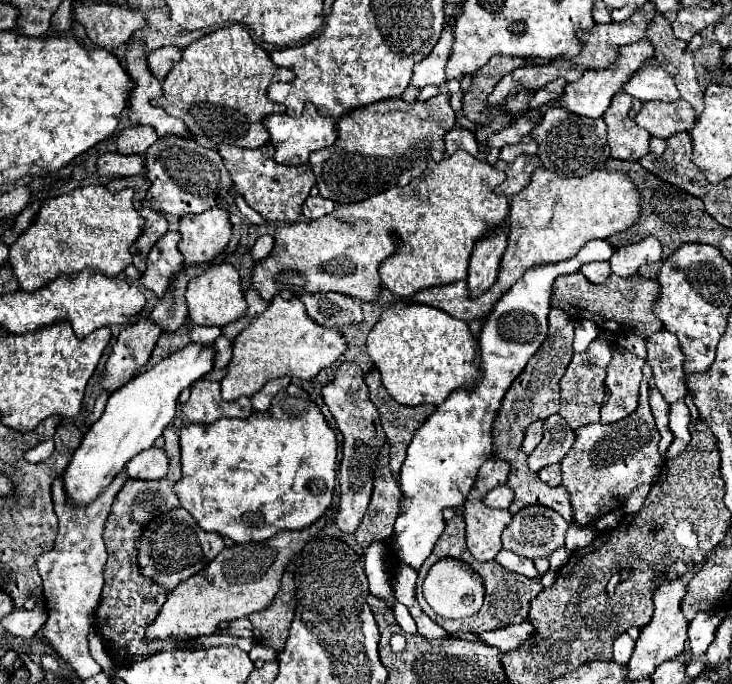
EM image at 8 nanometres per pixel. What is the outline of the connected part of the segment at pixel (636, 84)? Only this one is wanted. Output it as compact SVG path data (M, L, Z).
M645 66L645 68L637 70L631 76L631 80L623 86L623 90L641 102L679 100L679 92L675 88L675 78L671 78L671 74L667 74L665 70L653 68L653 66Z

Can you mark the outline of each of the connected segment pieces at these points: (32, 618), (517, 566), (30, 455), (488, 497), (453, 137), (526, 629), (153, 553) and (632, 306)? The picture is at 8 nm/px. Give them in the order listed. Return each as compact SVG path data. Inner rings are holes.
M35 606L33 610L13 610L7 618L1 620L1 626L11 636L33 638L35 632L45 624L45 620L47 620L47 610L43 606Z
M501 550L501 552L495 556L495 560L497 560L501 566L505 566L507 570L517 572L517 574L523 574L523 576L527 576L527 578L539 576L537 570L535 570L533 560L523 558L523 556L517 556L517 554L509 552L509 550Z
M47 440L43 441L35 448L29 450L24 458L26 460L33 460L33 462L40 462L46 460L54 451L54 441Z
M507 486L493 488L483 496L483 504L489 508L509 508L511 500L513 500L513 490L509 490Z
M453 128L451 132L445 134L445 154L451 156L457 150L467 150L469 154L477 156L479 154L479 146L475 142L475 134L467 128Z
M525 620L521 624L511 624L511 626L505 626L505 628L499 628L499 630L489 630L489 632L477 632L475 636L479 640L483 640L485 644L489 646L495 646L499 648L501 652L507 652L507 650L515 650L523 640L527 640L527 636L533 634L533 626Z
M173 508L161 516L155 516L143 528L143 534L137 540L137 560L143 576L151 578L167 592L171 592L179 582L203 570L207 562L211 562L223 548L225 548L223 538L217 532L201 530L187 510Z
M575 272L555 280L551 306L567 312L575 320L579 318L593 320L601 330L607 330L613 334L639 334L643 338L649 338L659 328L663 328L663 324L653 316L653 310L651 310L657 298L657 292L659 292L657 282L641 278L639 274L631 278L621 278L611 274L603 284L593 284L581 272Z

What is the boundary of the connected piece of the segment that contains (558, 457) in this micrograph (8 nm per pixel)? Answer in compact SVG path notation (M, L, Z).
M549 416L543 422L543 440L539 446L527 456L527 466L531 472L539 472L545 466L561 462L575 442L575 432L569 424L559 416Z

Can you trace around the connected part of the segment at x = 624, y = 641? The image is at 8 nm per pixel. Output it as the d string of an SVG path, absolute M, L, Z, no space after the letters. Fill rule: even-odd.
M621 634L615 642L613 642L613 660L617 664L627 664L631 654L633 654L633 646L635 640L629 634Z

